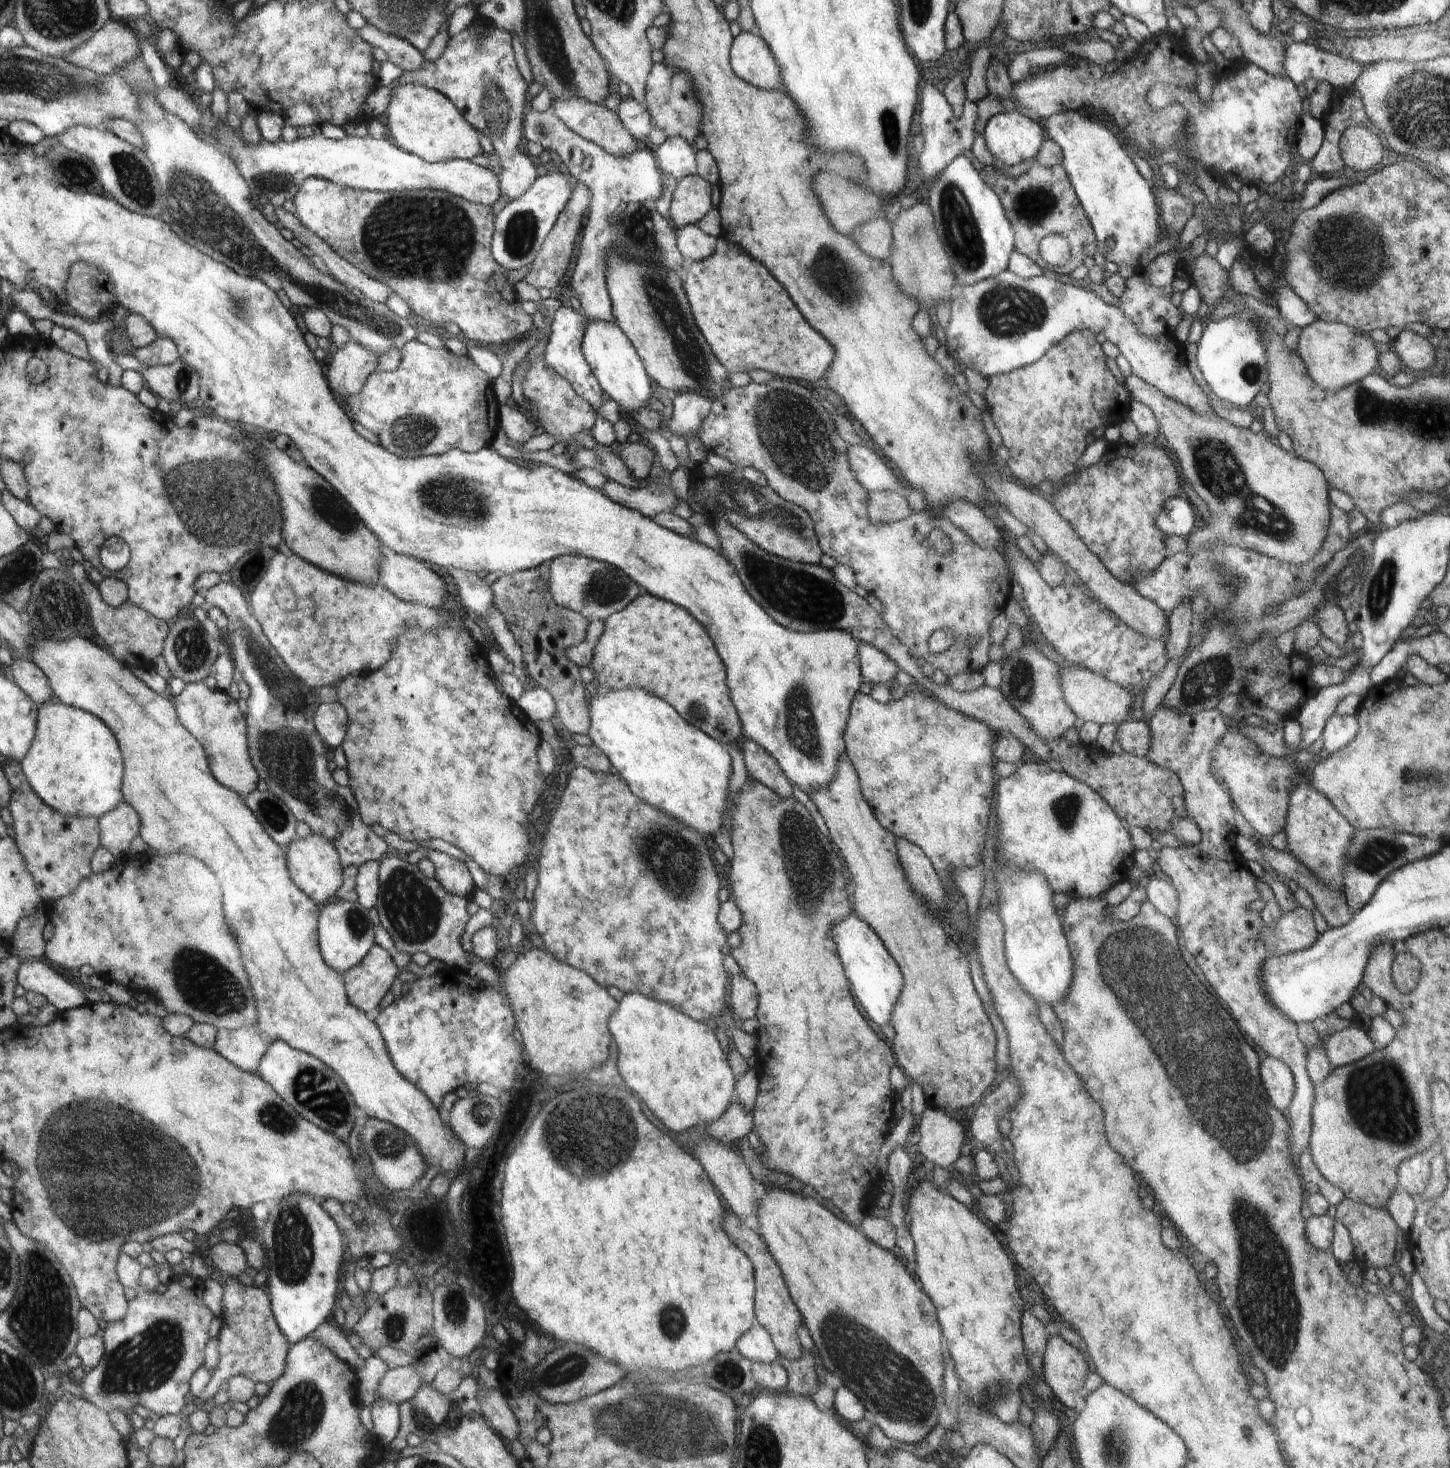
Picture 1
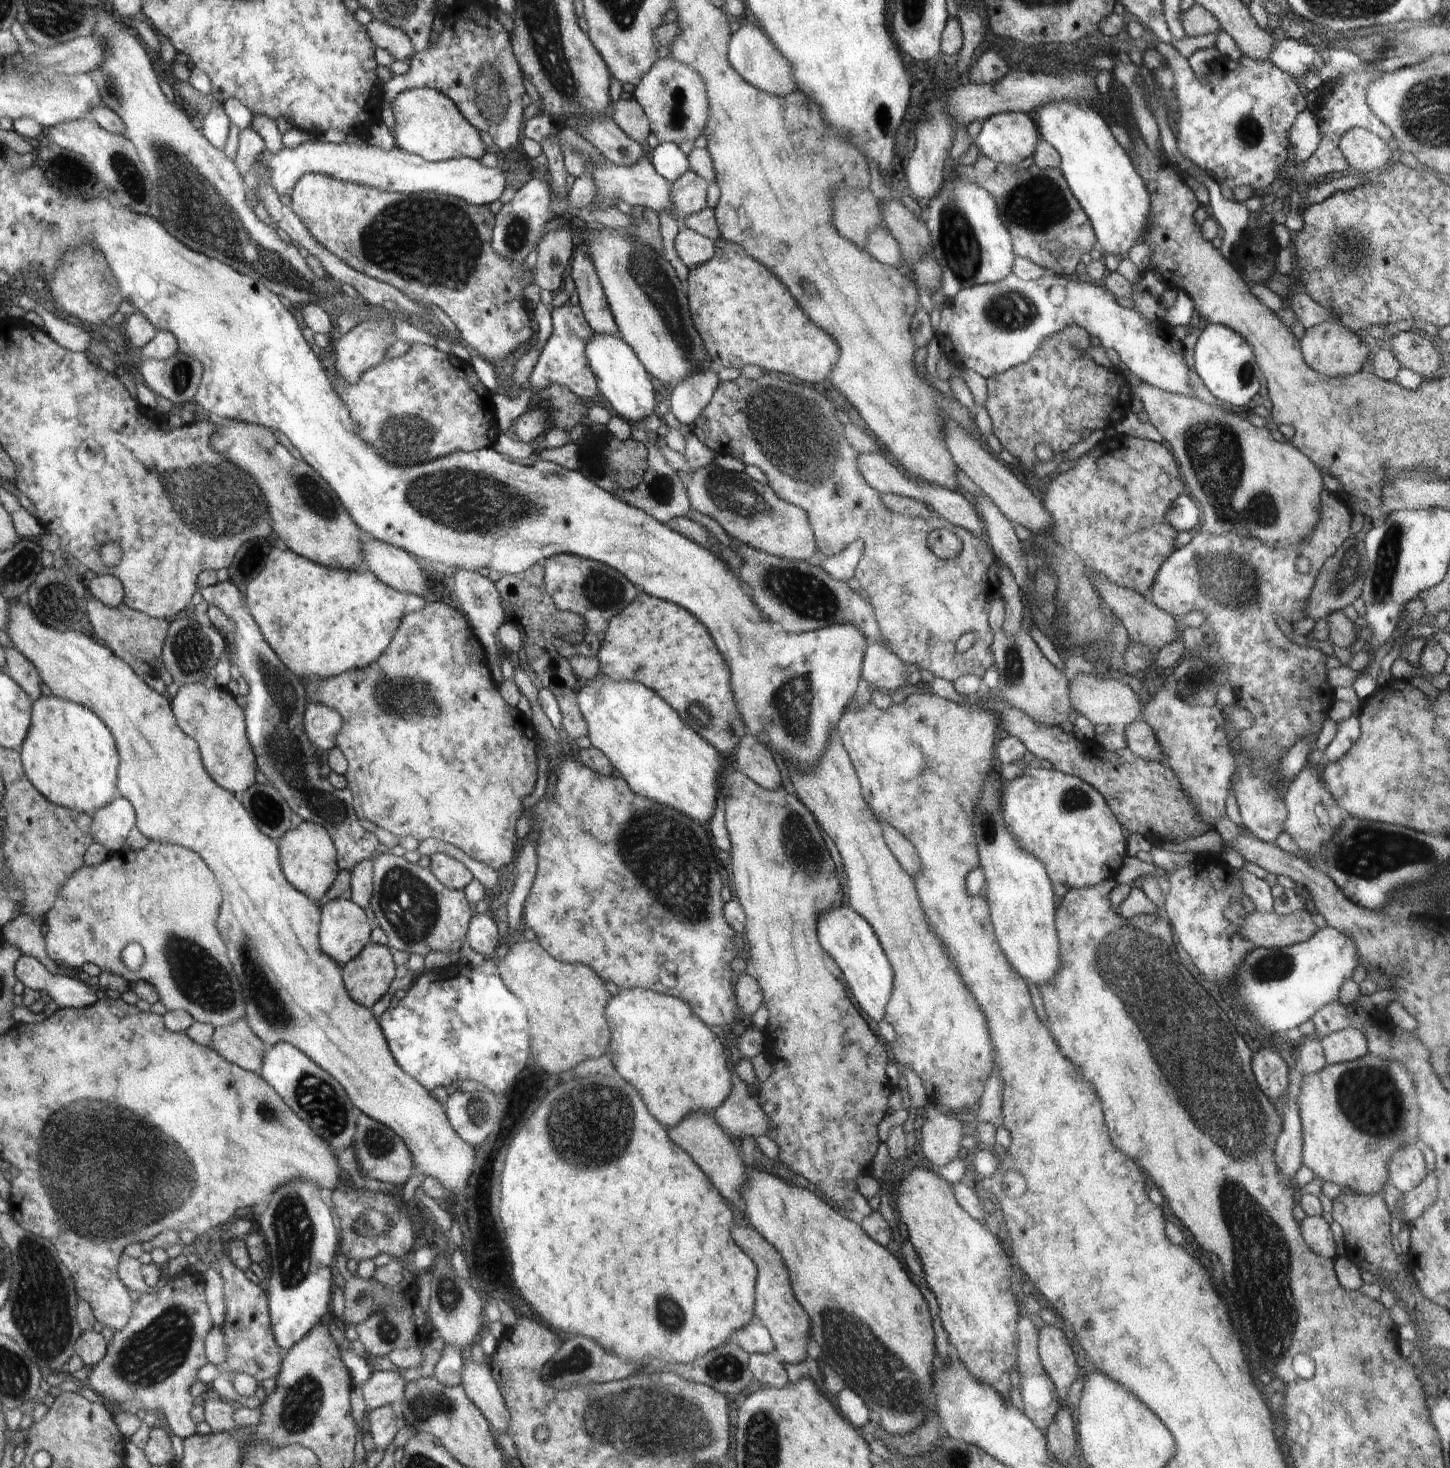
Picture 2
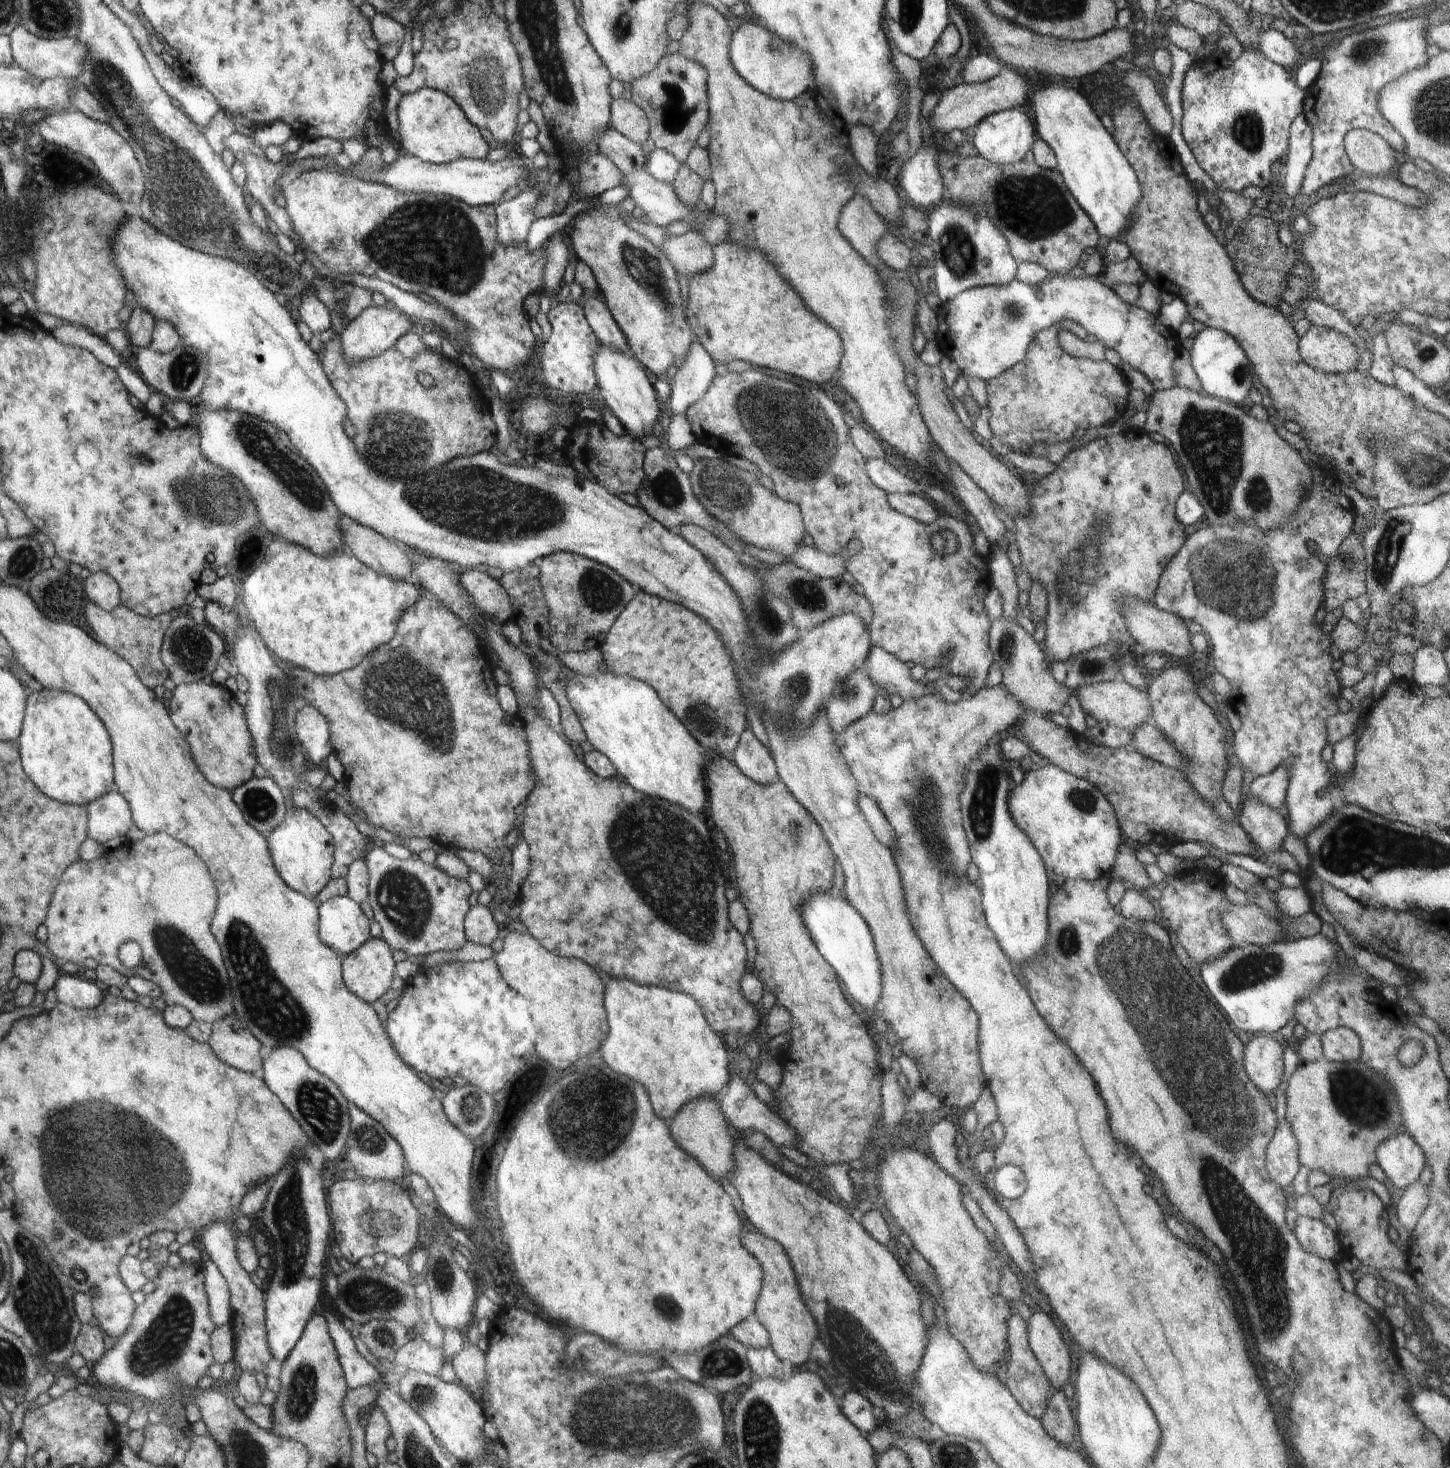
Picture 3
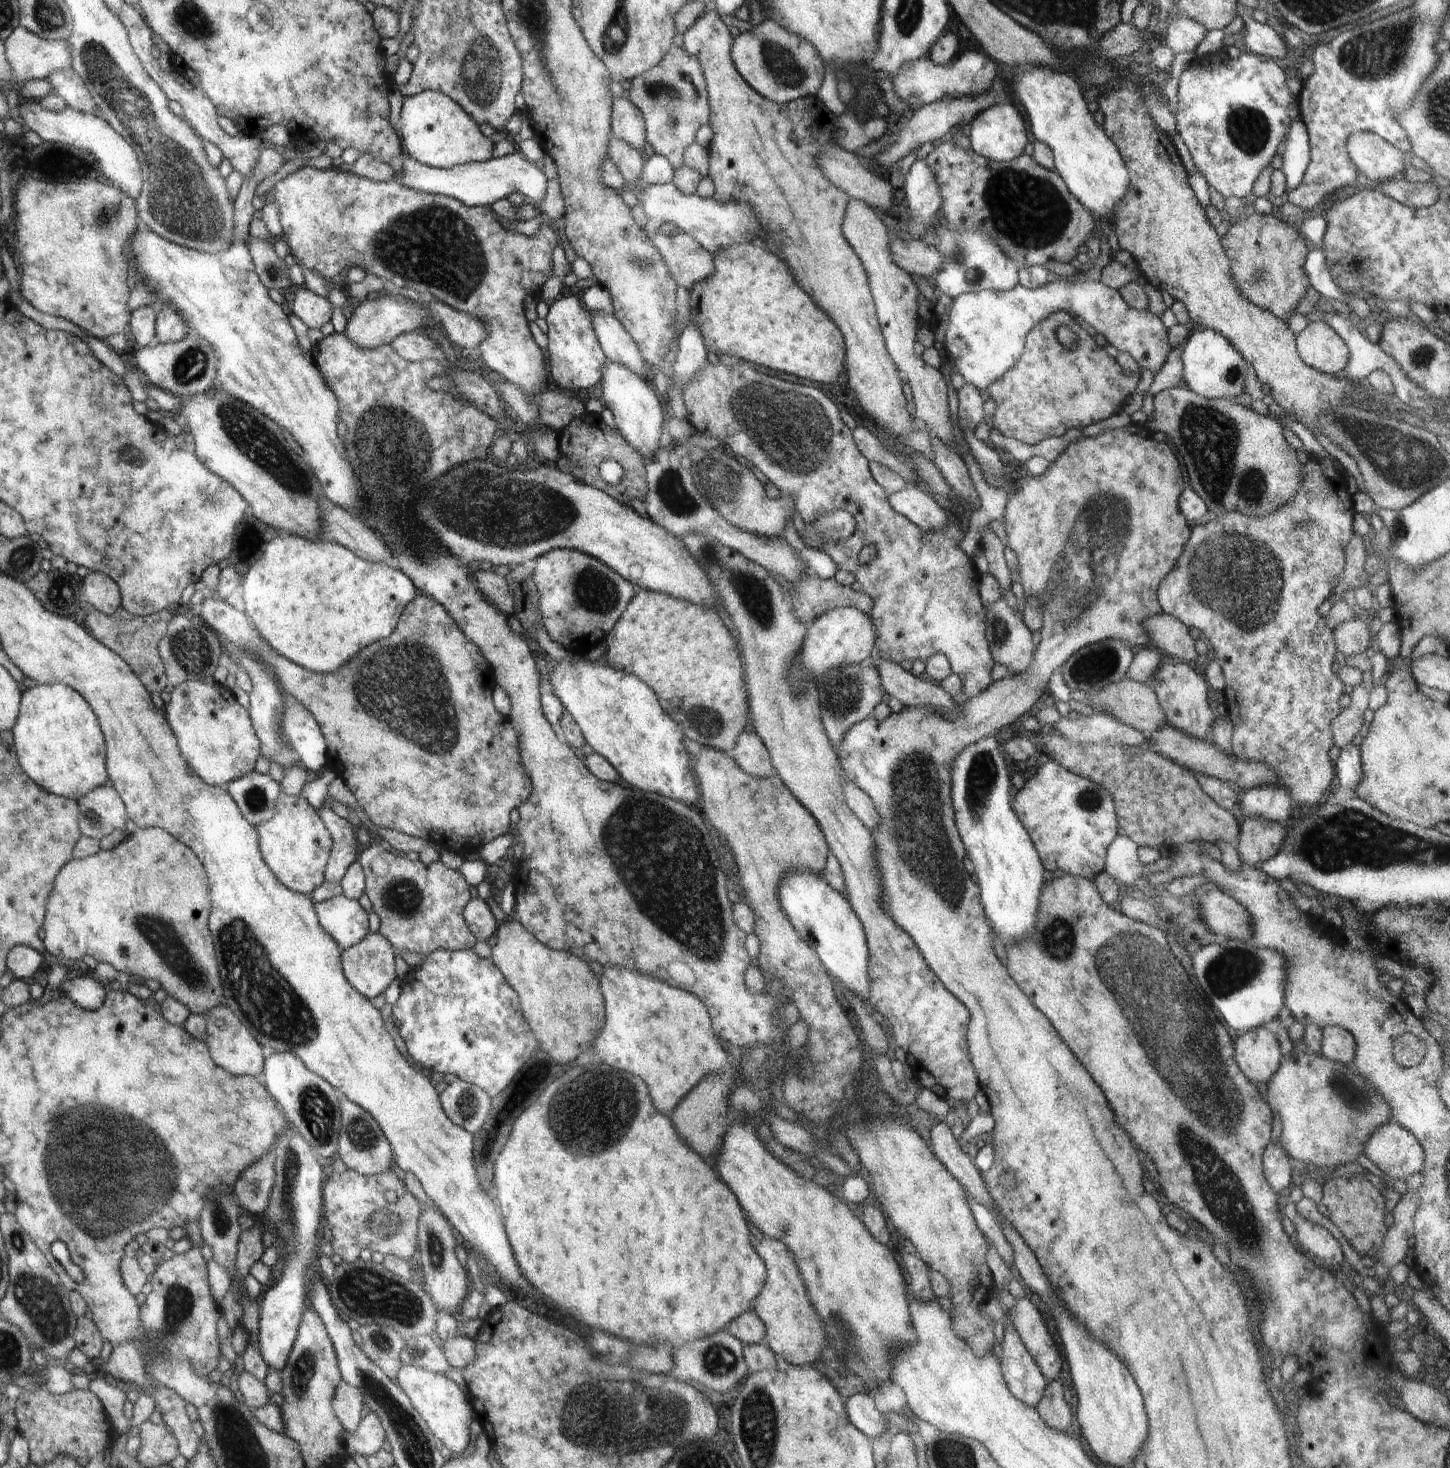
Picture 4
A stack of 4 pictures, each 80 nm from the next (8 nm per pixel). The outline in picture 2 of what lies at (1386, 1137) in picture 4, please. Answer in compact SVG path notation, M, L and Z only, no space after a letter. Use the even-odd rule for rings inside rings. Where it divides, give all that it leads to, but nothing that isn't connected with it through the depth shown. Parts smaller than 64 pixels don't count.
M1408 1144L1388 1160L1388 1181L1403 1193L1410 1192L1427 1176L1426 1166L1421 1147Z

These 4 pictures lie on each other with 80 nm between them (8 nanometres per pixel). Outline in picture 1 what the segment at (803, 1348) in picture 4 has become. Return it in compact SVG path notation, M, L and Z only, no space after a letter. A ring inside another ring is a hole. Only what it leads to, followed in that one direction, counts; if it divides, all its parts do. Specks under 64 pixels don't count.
M732 1212L728 1214L728 1236L732 1236L732 1240L736 1240L736 1244L740 1244L740 1248L744 1248L744 1252L748 1252L752 1256L752 1264L756 1264L757 1322L763 1325L766 1332L771 1336L780 1356L788 1360L796 1360L801 1355L802 1350L796 1331L803 1323L803 1318L798 1307L794 1304L792 1298L790 1298L788 1288L784 1286L784 1280L782 1280L778 1264L774 1262L774 1258L766 1250L768 1246L764 1244L764 1240L754 1230L746 1228Z

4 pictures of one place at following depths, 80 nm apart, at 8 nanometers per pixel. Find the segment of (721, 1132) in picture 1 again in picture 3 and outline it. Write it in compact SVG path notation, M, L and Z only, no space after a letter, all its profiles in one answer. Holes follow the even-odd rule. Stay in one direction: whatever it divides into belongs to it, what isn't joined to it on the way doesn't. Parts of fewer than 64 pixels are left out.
M740 1071L733 1072L732 1080L728 1083L728 1088L721 1100L718 1101L718 1106L722 1109L723 1115L728 1120L735 1135L746 1135L754 1131L763 1134L775 1146L782 1144L794 1146L794 1138L796 1138L794 1130L788 1128L788 1124L784 1120L780 1120L775 1112L772 1112L763 1101L756 1097L750 1084Z

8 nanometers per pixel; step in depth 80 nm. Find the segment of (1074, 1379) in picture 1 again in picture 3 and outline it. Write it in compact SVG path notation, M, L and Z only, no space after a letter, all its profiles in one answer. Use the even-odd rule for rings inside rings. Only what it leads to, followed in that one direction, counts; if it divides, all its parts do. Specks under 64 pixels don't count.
M1033 1312L1027 1325L1032 1352L1049 1378L1053 1390L1062 1389L1069 1380L1071 1362L1058 1328L1042 1312Z

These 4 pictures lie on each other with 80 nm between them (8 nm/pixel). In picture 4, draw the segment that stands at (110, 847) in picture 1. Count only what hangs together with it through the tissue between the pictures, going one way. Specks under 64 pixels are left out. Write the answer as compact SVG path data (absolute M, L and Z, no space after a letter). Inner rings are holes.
M112 786L92 790L90 794L78 798L76 806L79 808L76 822L80 832L98 842L114 830L124 830L124 824L129 819L122 798Z

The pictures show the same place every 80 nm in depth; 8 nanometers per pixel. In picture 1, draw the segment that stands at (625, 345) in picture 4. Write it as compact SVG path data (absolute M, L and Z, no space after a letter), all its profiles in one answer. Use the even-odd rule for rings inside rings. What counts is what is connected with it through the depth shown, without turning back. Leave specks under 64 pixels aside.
M552 107L544 112L538 112L538 110L528 112L524 139L526 142L540 144L544 151L556 152L570 174L579 182L586 184L590 192L590 202L586 213L588 222L584 228L584 238L578 248L580 252L573 260L576 266L574 266L572 287L578 294L577 299L588 316L588 321L616 323L605 280L608 254L610 254L610 246L613 246L611 243L614 238L610 218L612 214L618 212L624 200L632 204L642 204L655 203L656 200L663 198L665 181L663 174L659 171L654 153L647 149L636 150L632 156L612 156L602 146L590 140L584 140L578 133L572 132L563 121L559 120Z

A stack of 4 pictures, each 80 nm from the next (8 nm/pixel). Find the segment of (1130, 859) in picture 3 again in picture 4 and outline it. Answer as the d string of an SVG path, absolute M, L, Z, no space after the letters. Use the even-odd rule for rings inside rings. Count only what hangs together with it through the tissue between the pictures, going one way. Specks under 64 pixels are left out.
M1120 832L1106 850L1105 872L1113 880L1124 883L1127 890L1144 884L1138 849L1126 834Z

